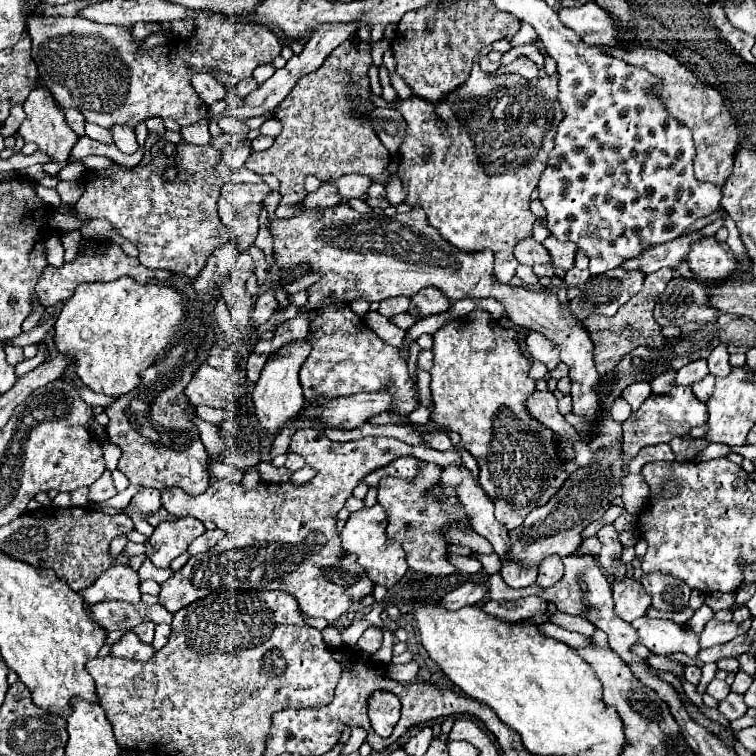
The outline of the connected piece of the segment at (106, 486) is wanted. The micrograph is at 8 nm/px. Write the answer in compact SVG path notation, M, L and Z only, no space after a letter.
M106 469L106 471L98 477L98 481L90 487L90 501L106 501L106 499L114 497L116 493L118 493L118 491L116 491L116 487L114 487L114 483L112 483L110 471Z

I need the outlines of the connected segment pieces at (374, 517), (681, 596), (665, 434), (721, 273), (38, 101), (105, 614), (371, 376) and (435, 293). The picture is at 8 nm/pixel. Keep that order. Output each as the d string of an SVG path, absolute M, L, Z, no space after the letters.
M374 505L372 509L360 509L350 513L340 537L342 537L342 547L348 553L354 553L358 557L358 565L364 567L366 575L370 577L370 581L374 585L382 585L382 587L392 587L394 583L398 583L404 573L408 571L406 559L404 559L404 551L398 543L388 543L386 539L386 513L380 505Z
M652 573L644 575L640 583L652 595L652 607L656 607L658 611L680 613L688 607L690 587L682 579L664 573Z
M674 387L670 393L664 395L650 395L638 411L632 413L630 419L624 421L624 441L622 441L622 451L624 455L636 457L642 447L648 445L658 445L658 443L668 443L672 437L684 437L690 433L692 427L704 425L708 421L708 407L692 393L690 387Z
M706 237L702 241L696 241L692 245L692 251L688 253L690 271L698 275L698 283L722 283L726 275L738 273L738 261L728 247L728 243L718 243L714 237Z
M32 89L28 99L24 101L24 111L26 111L26 119L18 129L18 135L22 135L22 139L26 143L36 143L40 151L44 151L52 161L56 163L68 163L70 159L70 151L78 141L78 135L66 125L62 111L56 107L56 101L52 99L52 95L48 93L48 89Z
M102 601L102 603L96 603L94 607L88 607L88 609L90 609L92 619L100 627L104 627L106 631L112 631L112 629L126 629L128 631L144 621L154 621L150 617L152 607L154 605L146 605L142 601L136 605L122 603L122 601Z
M328 299L324 307L318 307L312 313L314 317L310 319L310 331L306 335L312 351L299 372L304 397L308 401L318 399L318 395L334 399L334 395L388 389L394 393L394 411L398 411L400 415L412 413L418 407L412 389L414 381L408 375L406 361L400 357L398 347L384 343L346 303Z
M436 287L426 291L418 291L418 295L412 297L410 301L410 313L418 315L418 317L426 317L426 315L434 315L434 313L444 313L450 309L450 299L446 299L446 295L442 295L442 291L438 291Z

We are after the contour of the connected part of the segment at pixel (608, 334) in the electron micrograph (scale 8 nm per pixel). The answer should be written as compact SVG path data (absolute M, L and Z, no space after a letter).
M662 269L662 271L656 271L656 273L650 273L646 275L646 281L644 281L644 289L632 297L626 307L620 307L618 313L614 317L604 317L604 315L592 315L590 319L586 319L584 327L586 331L590 333L590 339L594 343L594 363L596 363L596 369L598 373L604 377L608 375L610 371L616 369L616 365L622 361L622 357L626 353L630 353L634 347L640 347L640 345L646 345L650 349L660 349L664 347L666 339L662 335L662 329L660 325L656 323L656 319L652 317L652 311L654 311L654 305L656 305L656 299L658 295L666 289L668 281L672 279L672 269Z

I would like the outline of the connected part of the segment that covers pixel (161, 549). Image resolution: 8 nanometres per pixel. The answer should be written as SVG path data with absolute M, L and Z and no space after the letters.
M180 517L176 521L162 521L150 537L150 543L156 549L156 553L150 555L150 561L162 569L170 567L172 559L182 555L188 549L188 545L204 531L206 531L204 523L194 517Z

